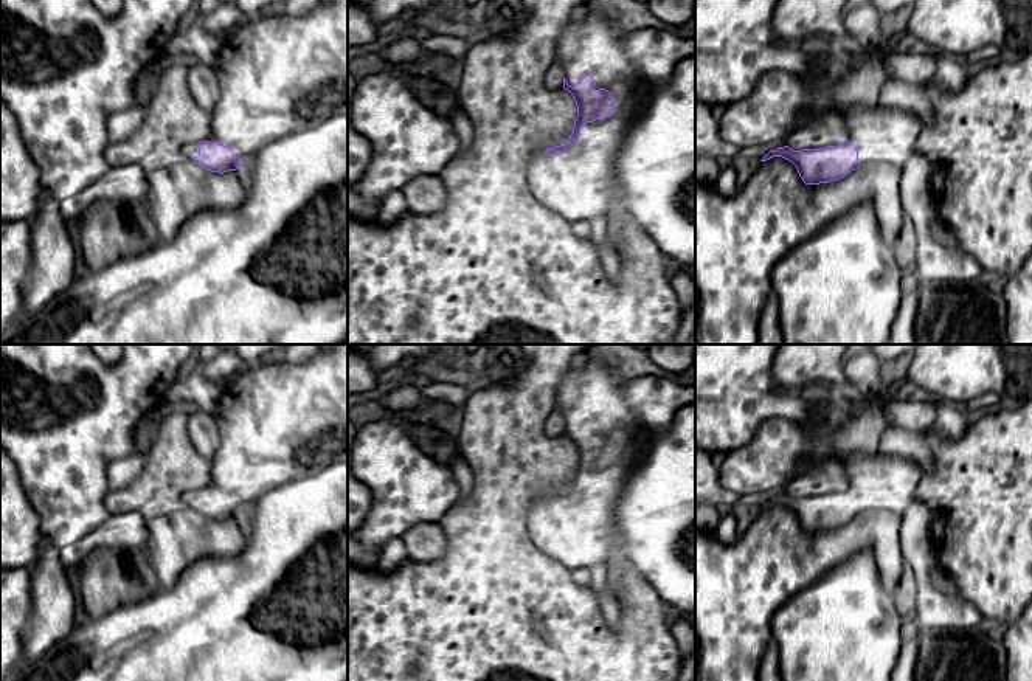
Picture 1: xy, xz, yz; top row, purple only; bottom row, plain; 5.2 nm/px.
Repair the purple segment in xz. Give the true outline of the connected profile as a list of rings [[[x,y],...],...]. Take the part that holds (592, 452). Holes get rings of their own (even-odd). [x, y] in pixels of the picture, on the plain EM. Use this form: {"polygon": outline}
{"polygon": [[[574,361],[557,388],[554,408],[560,410],[563,436],[573,442],[577,464],[563,492],[534,504],[528,520],[532,543],[570,571],[604,569],[613,582],[616,560],[624,560],[633,571],[615,523],[618,496],[646,456],[642,444],[649,439],[642,441],[641,433],[647,431],[650,437],[664,433],[678,410],[691,403],[695,403],[695,385],[687,388],[653,375],[630,379],[621,371],[610,375],[602,368]]]}

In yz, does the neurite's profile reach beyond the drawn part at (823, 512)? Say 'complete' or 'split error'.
split error

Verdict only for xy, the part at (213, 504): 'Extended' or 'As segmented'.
Extended

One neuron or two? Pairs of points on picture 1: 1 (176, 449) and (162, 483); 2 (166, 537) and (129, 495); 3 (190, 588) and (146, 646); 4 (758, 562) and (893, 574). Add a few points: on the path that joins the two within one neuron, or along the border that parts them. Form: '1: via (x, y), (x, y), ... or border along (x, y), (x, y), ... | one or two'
1: via (173, 456), (173, 467), (168, 475) | one
2: border along (183, 506), (148, 520) | two
3: via (190, 602), (160, 632) | one
4: via (795, 553), (813, 554), (846, 540), (871, 540) | one

